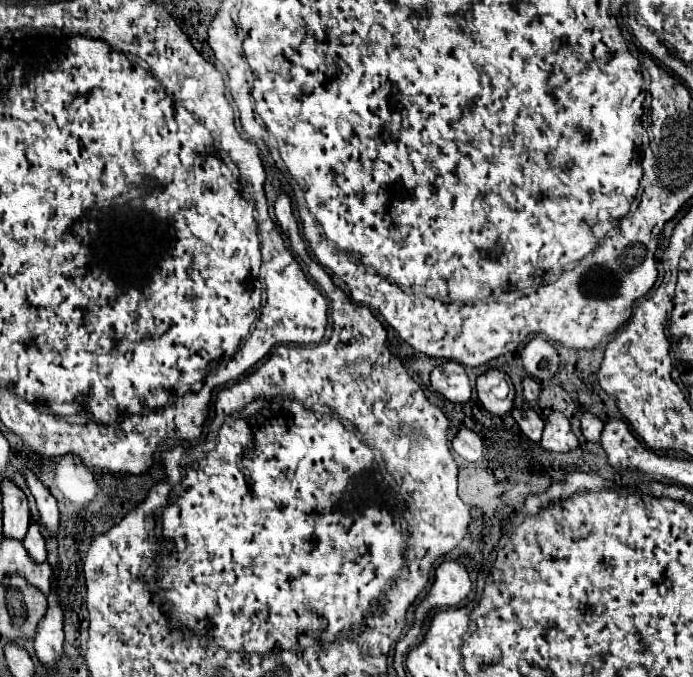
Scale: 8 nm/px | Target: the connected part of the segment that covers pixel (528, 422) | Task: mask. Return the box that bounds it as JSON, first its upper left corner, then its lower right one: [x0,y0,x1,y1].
[512,408,544,442]

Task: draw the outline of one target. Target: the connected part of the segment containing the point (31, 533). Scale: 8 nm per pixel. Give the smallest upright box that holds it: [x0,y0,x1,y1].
[22,522,46,562]

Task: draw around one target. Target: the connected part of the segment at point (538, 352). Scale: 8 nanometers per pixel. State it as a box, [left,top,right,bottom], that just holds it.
[520,336,560,380]

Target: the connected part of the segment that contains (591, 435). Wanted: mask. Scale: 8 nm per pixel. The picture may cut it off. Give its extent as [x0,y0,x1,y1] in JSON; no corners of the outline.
[580,412,604,442]

